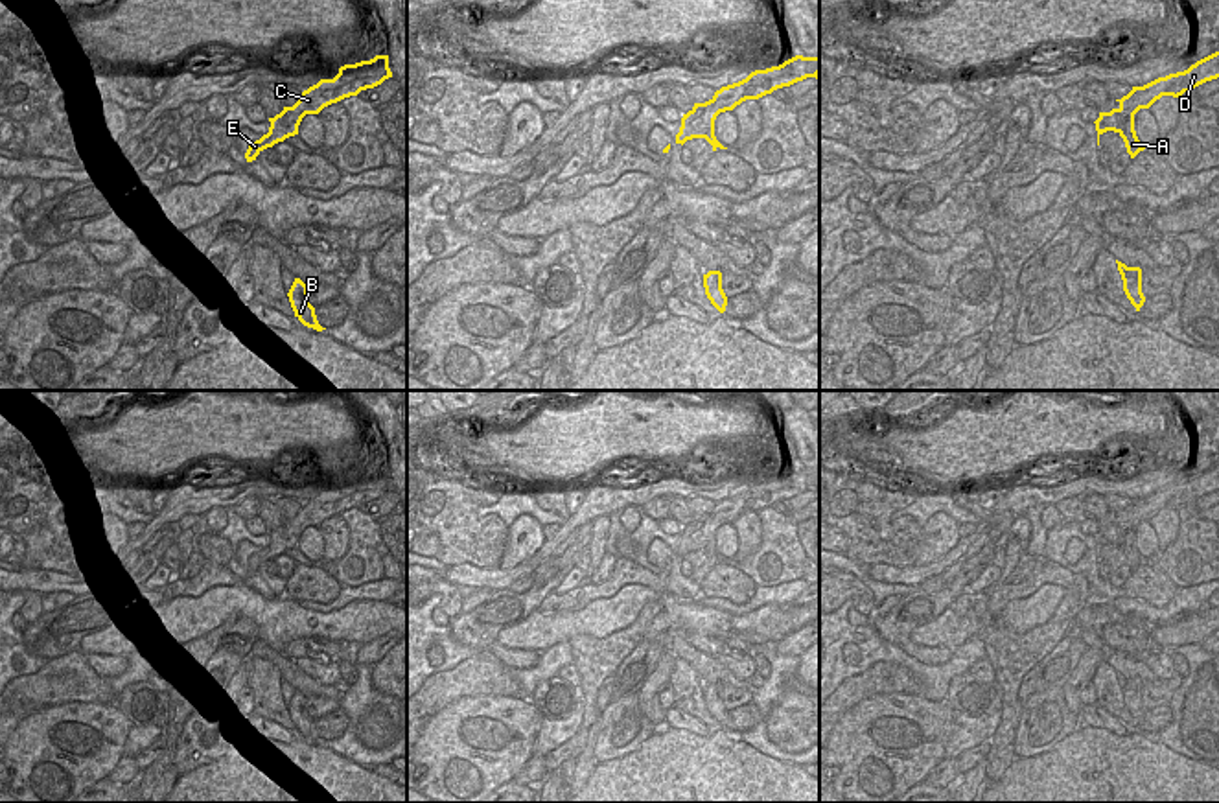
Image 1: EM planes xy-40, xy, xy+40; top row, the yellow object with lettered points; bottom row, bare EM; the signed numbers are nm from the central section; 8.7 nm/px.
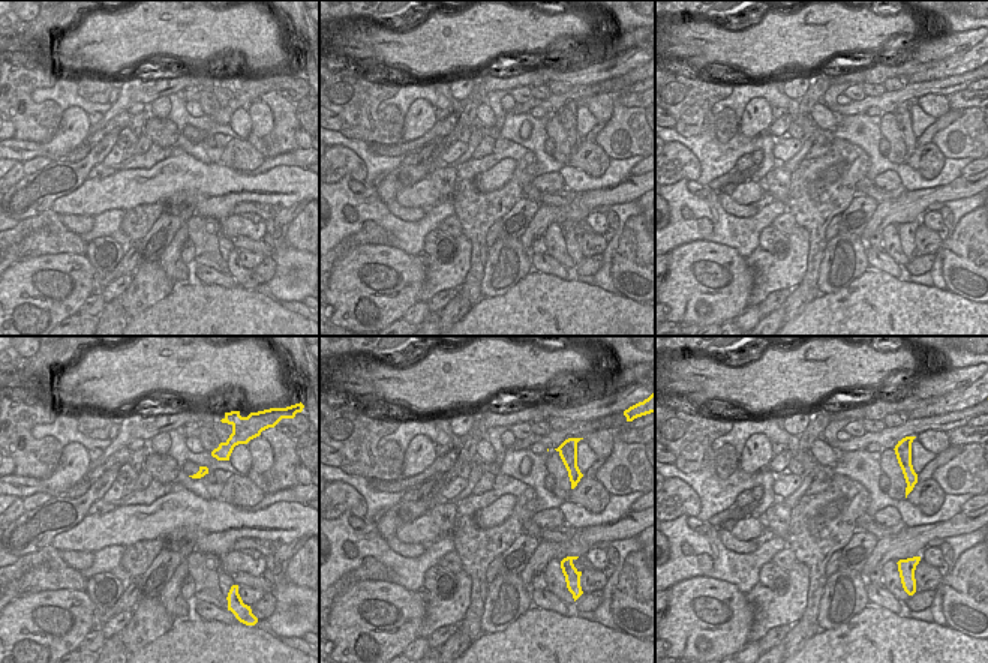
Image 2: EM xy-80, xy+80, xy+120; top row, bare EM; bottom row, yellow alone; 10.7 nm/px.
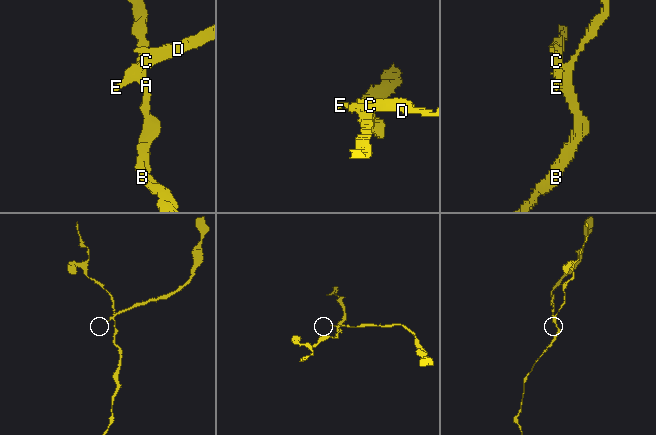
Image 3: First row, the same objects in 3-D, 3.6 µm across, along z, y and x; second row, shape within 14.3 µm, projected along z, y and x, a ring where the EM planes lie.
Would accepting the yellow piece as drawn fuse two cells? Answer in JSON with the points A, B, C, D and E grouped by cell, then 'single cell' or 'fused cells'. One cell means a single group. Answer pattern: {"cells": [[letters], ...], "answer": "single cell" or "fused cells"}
{"cells": [["A", "B"], ["C", "D", "E"]], "answer": "fused cells"}

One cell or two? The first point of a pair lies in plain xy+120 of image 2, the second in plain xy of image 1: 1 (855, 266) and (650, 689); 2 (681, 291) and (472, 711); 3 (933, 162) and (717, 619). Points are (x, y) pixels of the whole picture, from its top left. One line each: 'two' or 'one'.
1: two
2: one
3: two

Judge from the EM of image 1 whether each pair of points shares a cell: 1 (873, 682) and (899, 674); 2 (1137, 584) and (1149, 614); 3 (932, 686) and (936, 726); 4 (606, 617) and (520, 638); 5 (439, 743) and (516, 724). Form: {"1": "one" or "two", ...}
{"1": "one", "2": "two", "3": "two", "4": "one", "5": "one"}

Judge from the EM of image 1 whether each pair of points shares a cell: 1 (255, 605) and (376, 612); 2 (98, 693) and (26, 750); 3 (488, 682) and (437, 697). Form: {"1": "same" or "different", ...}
{"1": "same", "2": "different", "3": "same"}

